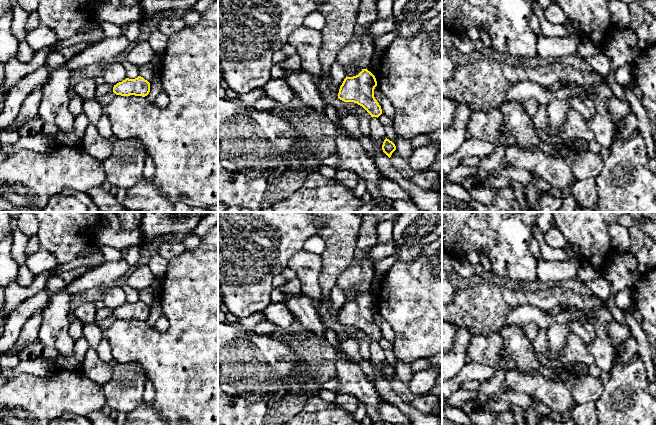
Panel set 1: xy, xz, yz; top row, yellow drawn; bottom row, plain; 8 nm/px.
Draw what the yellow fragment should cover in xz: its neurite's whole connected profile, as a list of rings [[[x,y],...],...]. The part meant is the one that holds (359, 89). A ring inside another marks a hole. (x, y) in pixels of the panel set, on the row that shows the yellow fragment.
[[[378,0],[361,1],[352,38],[340,50],[336,60],[342,66],[354,64],[362,69],[356,76],[346,76],[340,86],[338,98],[344,102],[357,103],[371,117],[378,118],[382,114],[382,109],[374,97],[377,81],[375,76],[367,70],[374,53],[373,41],[369,36],[369,28],[379,20],[377,2]]]

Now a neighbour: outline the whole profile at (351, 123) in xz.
[[[347,115],[340,120],[341,127],[346,129],[361,143],[365,153],[374,161],[375,151],[368,134],[363,134],[360,130],[360,119],[356,115]]]

